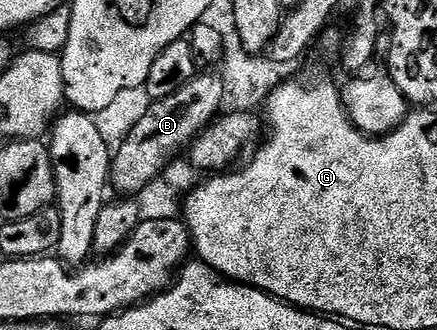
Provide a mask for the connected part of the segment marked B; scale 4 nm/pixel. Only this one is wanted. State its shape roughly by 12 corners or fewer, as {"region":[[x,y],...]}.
{"region":[[221,72],[153,100],[113,152],[126,197],[208,127],[224,105]]}

